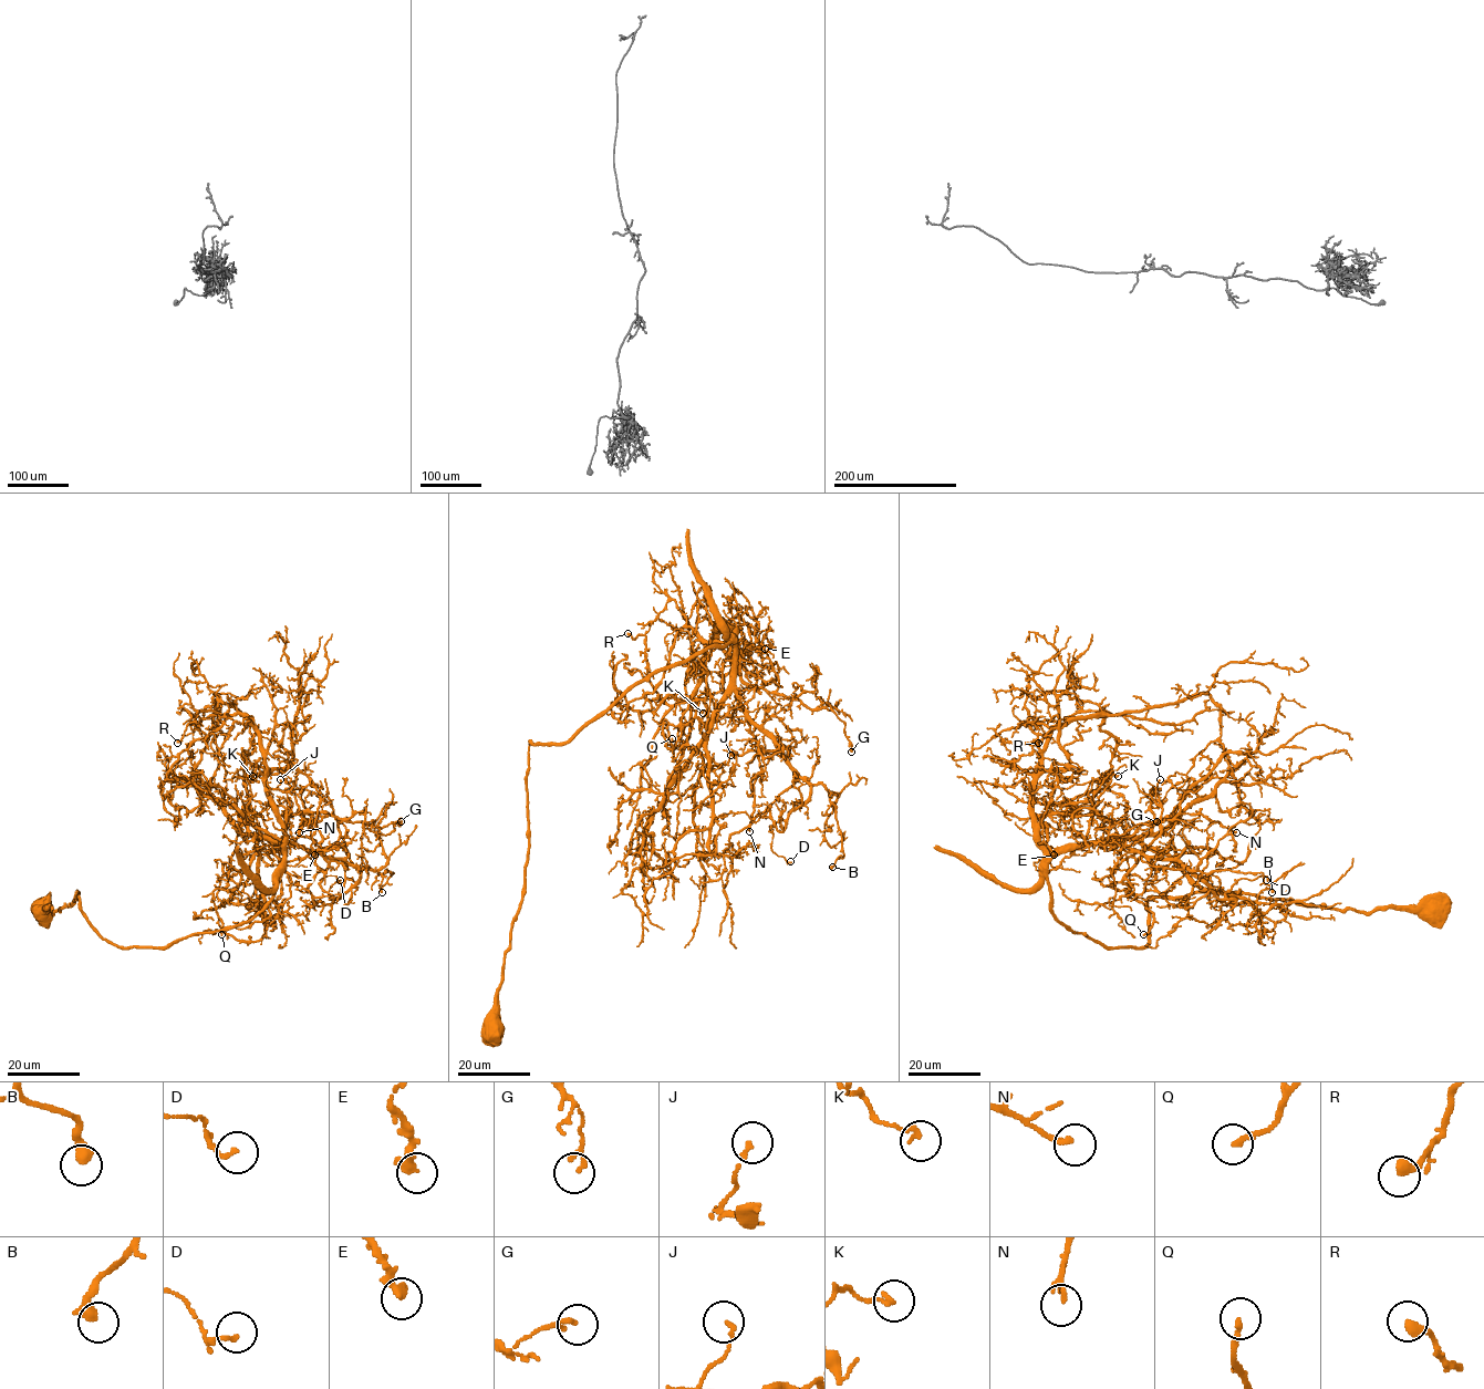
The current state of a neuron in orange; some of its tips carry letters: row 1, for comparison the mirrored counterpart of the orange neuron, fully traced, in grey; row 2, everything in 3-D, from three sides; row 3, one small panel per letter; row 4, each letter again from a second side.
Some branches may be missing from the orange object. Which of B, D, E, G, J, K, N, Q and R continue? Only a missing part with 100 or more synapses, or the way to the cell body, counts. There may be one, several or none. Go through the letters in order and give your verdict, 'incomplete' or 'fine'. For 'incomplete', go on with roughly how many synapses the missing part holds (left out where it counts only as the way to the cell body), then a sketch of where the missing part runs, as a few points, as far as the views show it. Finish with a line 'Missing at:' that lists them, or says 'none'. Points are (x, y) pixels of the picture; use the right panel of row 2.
B: fine
D: fine
E: fine
G: fine
J: fine
K: fine
N: fine
Q: fine
R: fine
Missing at: none

